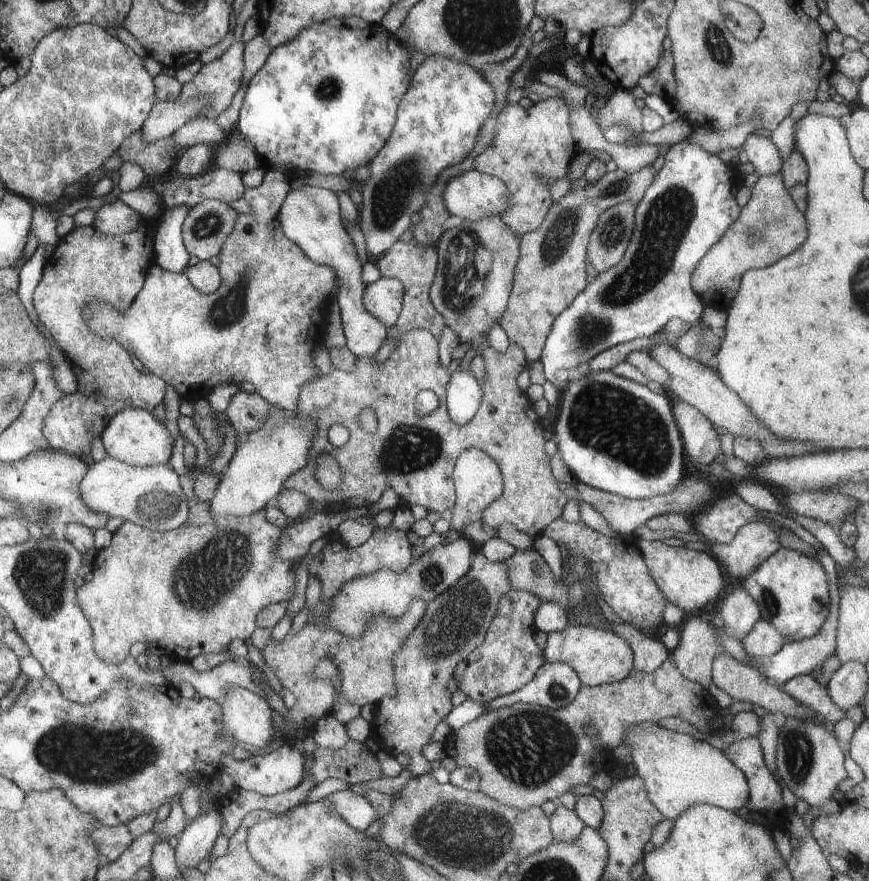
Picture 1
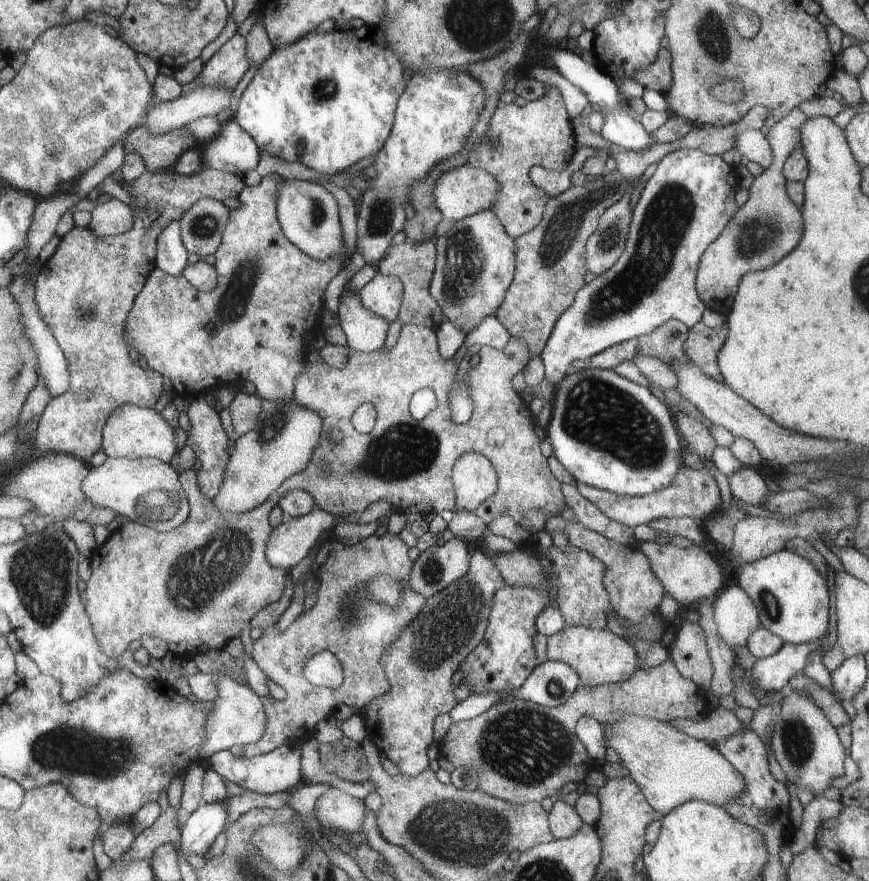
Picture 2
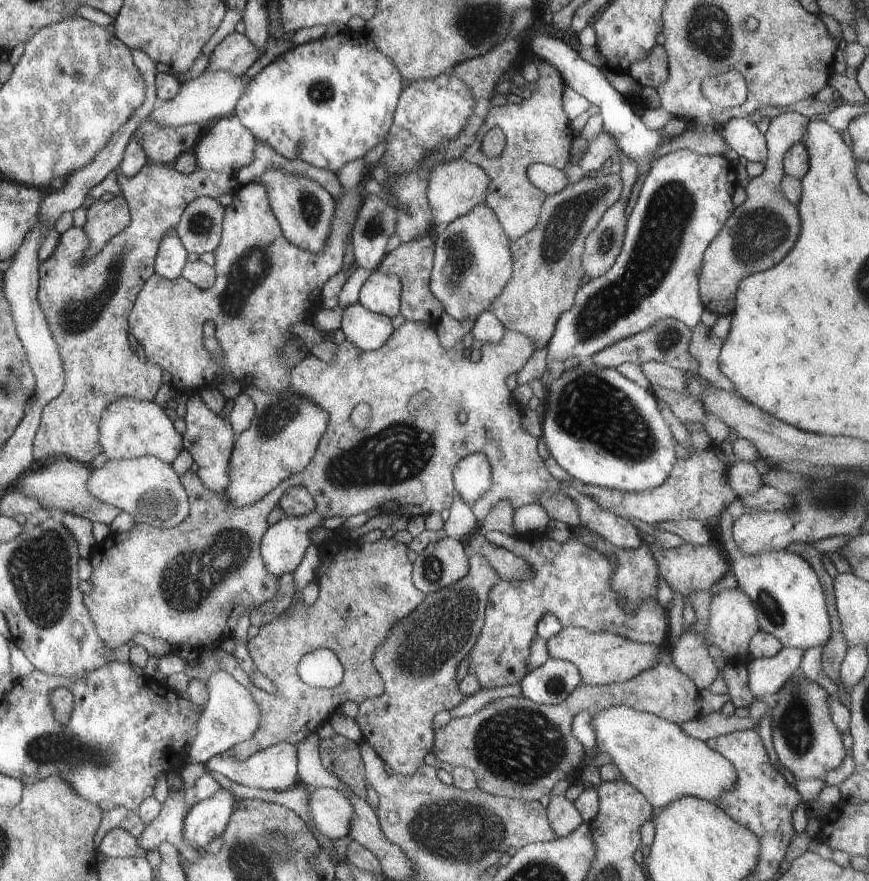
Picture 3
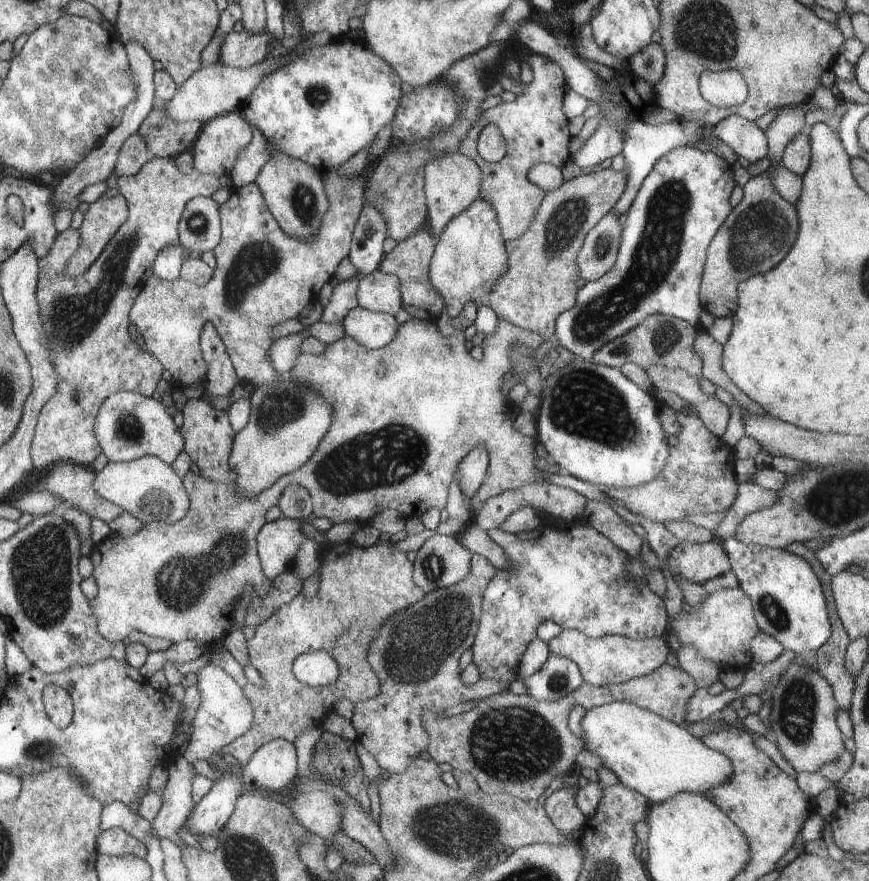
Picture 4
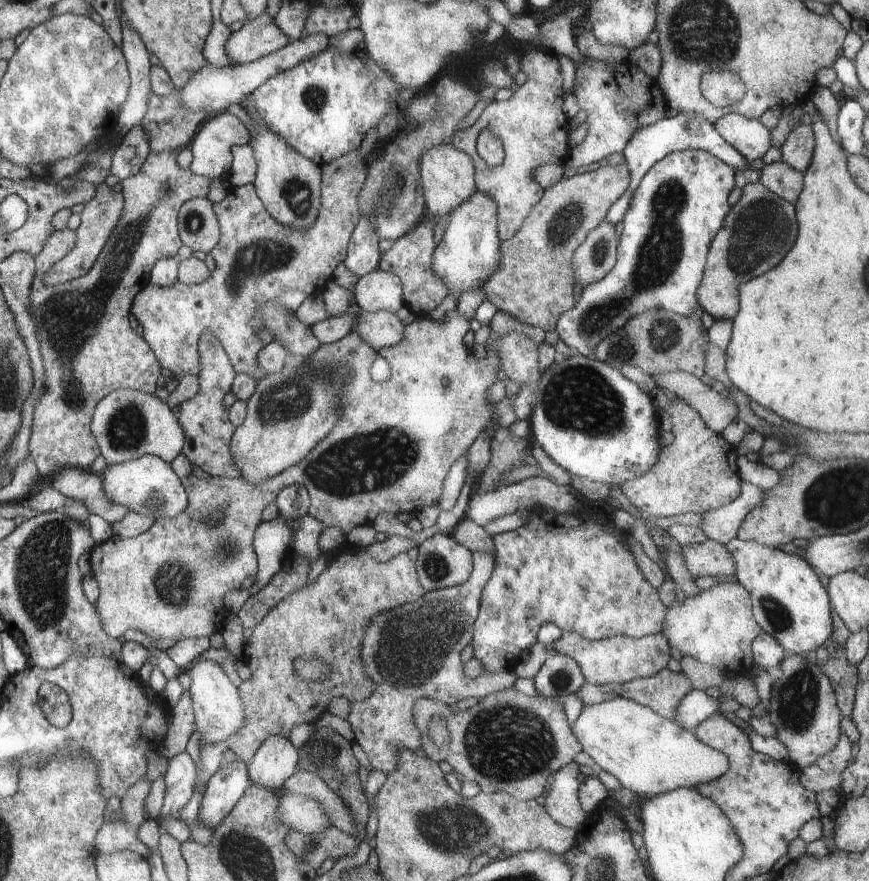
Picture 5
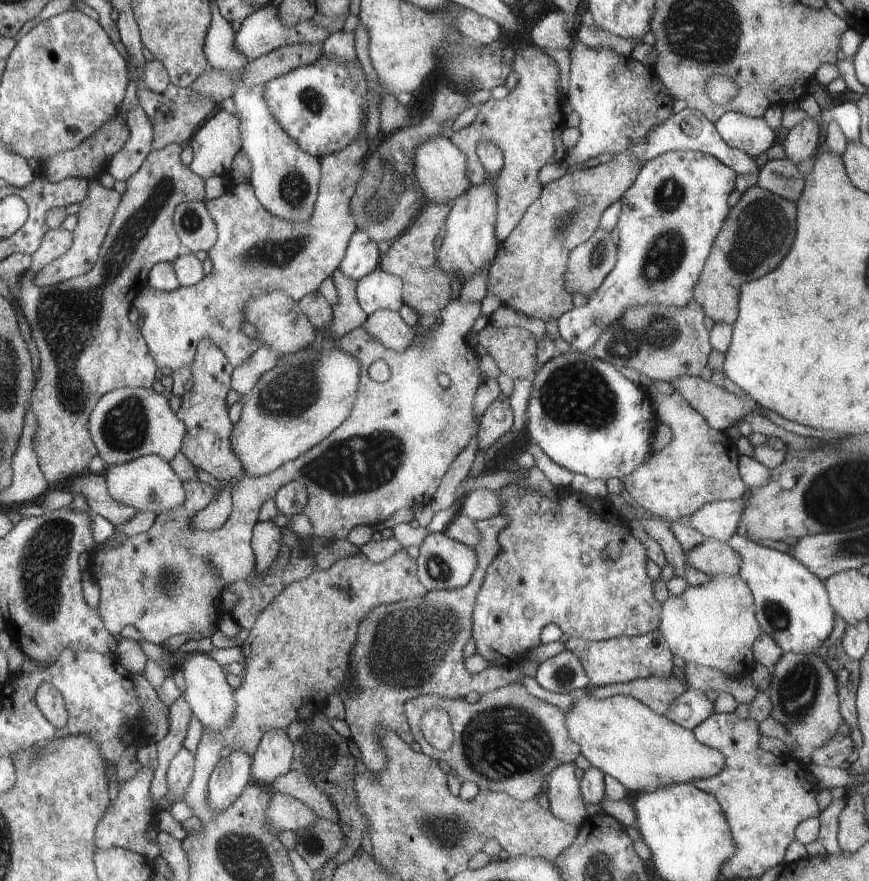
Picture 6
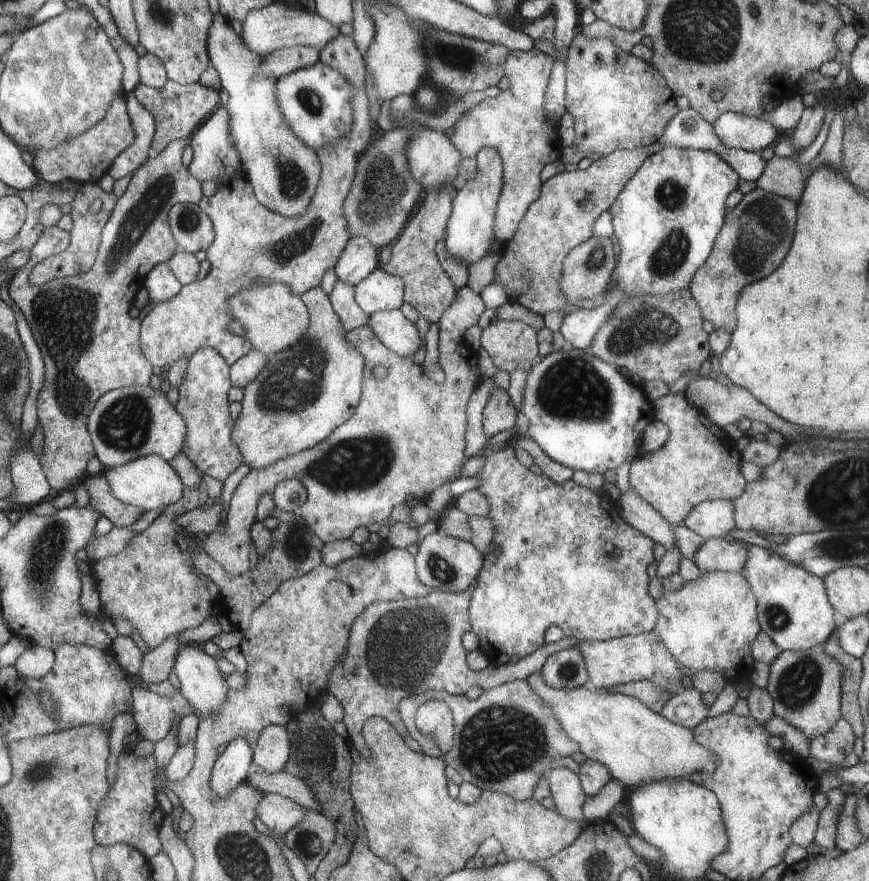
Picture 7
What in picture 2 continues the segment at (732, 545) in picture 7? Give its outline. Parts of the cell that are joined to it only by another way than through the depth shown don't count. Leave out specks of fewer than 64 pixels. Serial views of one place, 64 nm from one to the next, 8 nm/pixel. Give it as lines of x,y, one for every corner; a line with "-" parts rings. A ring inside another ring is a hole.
639,542
637,548
647,556
649,566
653,574
659,578
661,586
665,588
665,594
671,594
673,600
677,600
681,606
693,608
695,602
701,598
709,598
719,594
723,584
723,574
719,562
703,550
703,546
689,546
689,548
677,548
677,546
661,546
653,542

